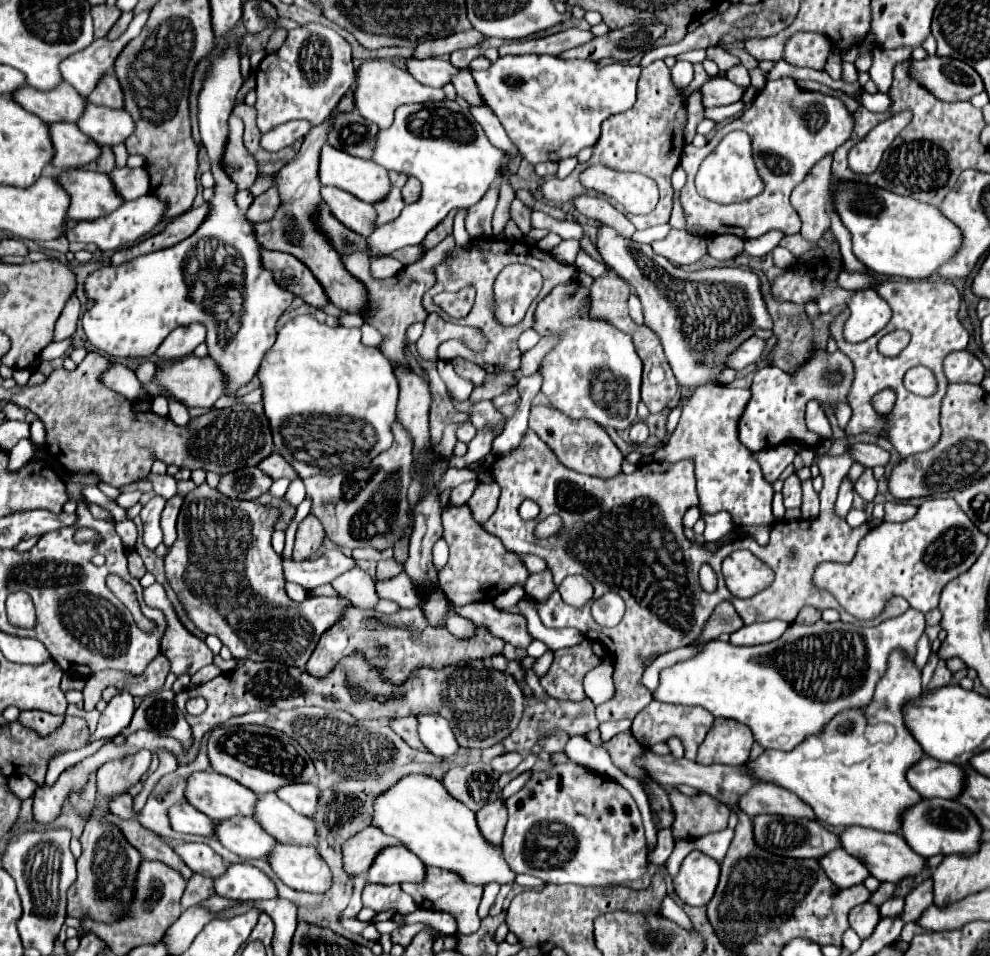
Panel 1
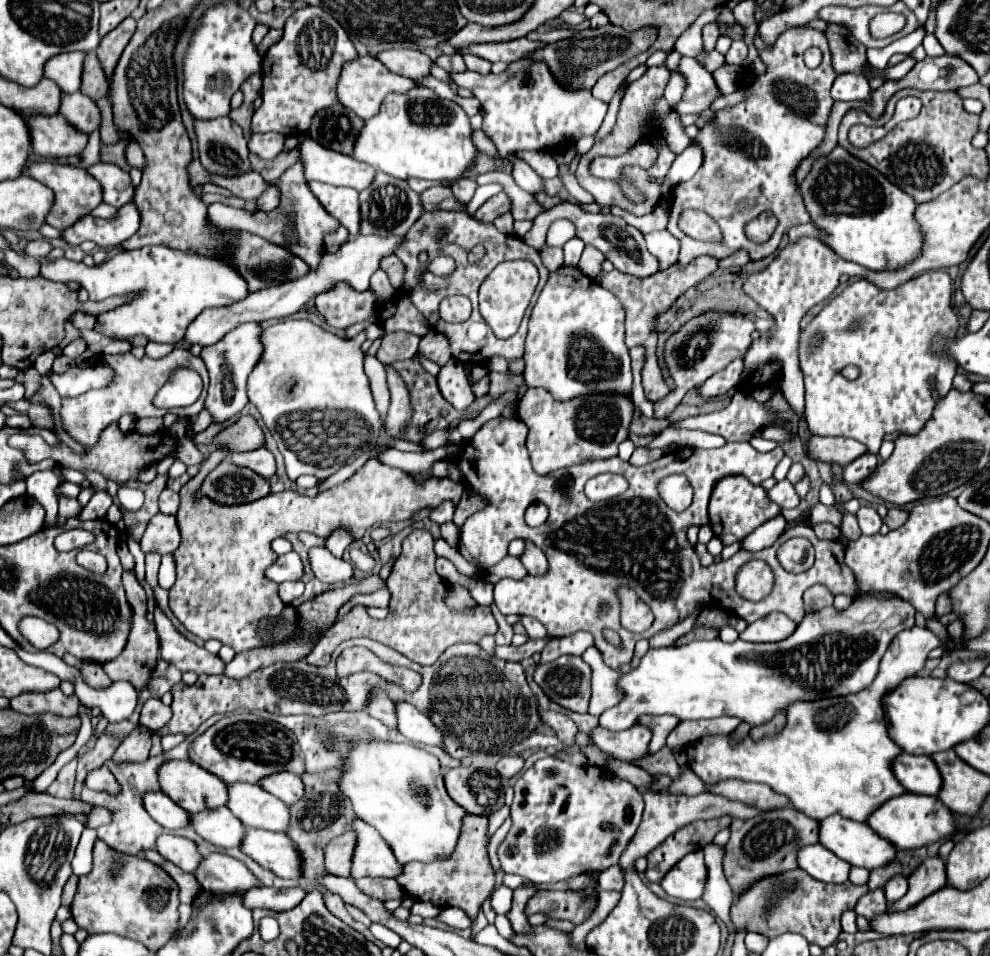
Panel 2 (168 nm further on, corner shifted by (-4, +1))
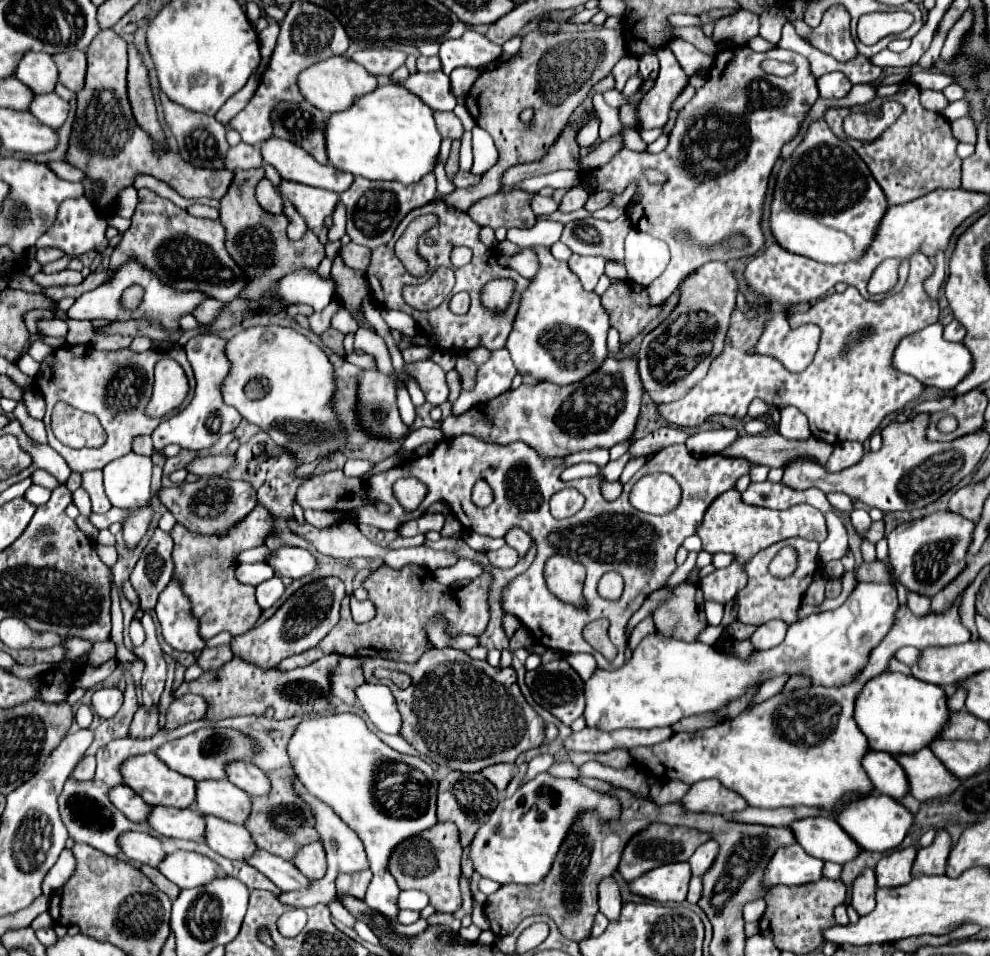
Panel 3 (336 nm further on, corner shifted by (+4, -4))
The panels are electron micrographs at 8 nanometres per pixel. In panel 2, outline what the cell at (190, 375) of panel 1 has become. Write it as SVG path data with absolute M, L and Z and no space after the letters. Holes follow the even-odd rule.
M184 347L174 349L170 355L166 355L162 359L150 359L146 355L142 359L136 359L132 353L122 353L122 355L100 355L98 361L108 365L114 371L114 379L110 381L110 385L104 387L104 389L86 391L86 393L82 393L78 397L66 397L66 399L62 399L62 407L60 407L62 429L68 435L72 435L76 439L76 443L80 443L84 449L96 447L96 441L100 441L100 433L110 423L116 423L122 415L134 415L136 419L164 417L164 413L176 413L176 415L182 415L182 417L196 417L204 407L206 389L208 389L208 371L206 371L204 361L200 357L194 357ZM176 367L194 369L204 381L204 391L202 391L200 399L190 407L184 407L184 409L158 409L158 407L152 405L152 399L158 393L158 389L168 381L172 369L176 369Z

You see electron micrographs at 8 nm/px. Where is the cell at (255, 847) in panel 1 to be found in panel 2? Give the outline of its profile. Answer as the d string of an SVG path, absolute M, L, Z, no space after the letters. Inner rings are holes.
M228 807L188 813L188 819L190 827L208 843L222 849L240 847L240 841L244 837L244 825L228 811Z

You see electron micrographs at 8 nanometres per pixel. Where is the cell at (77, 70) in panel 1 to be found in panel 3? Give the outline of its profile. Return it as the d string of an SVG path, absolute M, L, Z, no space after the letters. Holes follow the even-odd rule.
M32 52L24 54L24 58L20 60L16 78L30 86L34 94L50 94L58 84L58 68L50 54Z

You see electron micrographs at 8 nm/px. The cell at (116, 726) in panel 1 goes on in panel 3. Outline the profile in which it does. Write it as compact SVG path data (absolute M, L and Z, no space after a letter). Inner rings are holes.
M100 688L92 694L92 710L100 718L112 718L122 706L122 692L118 688Z

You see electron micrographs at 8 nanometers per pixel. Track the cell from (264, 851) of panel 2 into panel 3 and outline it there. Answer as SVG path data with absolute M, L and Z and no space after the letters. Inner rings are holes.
M206 816L206 822L208 822L206 844L224 858L246 862L258 850L252 834L244 826L236 826L232 822L224 822L212 816Z

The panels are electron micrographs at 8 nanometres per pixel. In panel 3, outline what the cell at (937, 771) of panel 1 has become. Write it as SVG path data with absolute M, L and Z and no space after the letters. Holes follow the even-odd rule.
M870 750L870 752L864 756L862 766L864 766L866 774L870 776L874 788L876 788L880 794L892 796L892 798L896 798L896 800L908 796L908 792L910 792L908 776L906 776L904 768L898 764L898 760L892 758L890 754Z

